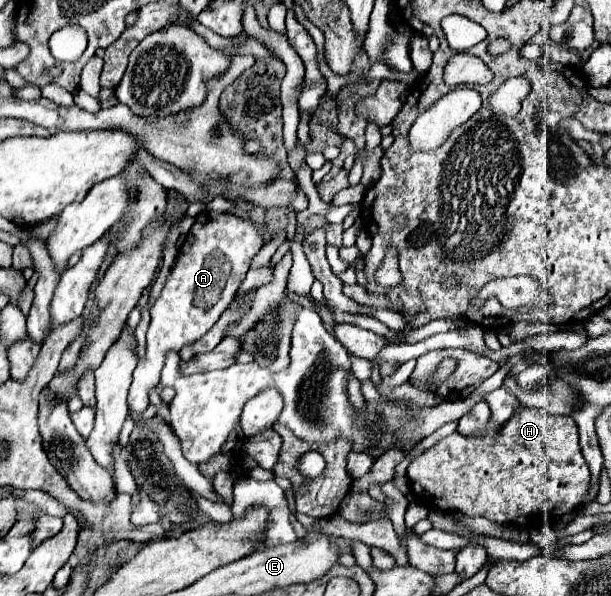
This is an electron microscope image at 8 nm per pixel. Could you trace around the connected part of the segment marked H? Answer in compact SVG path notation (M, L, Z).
M519 408L511 420L505 422L501 434L491 440L491 438L477 438L477 440L469 440L469 438L463 438L463 436L447 436L443 440L439 440L439 444L435 444L433 448L429 448L425 454L421 454L419 458L415 458L409 468L407 468L407 478L409 478L409 484L411 484L411 490L415 492L415 496L437 508L437 510L445 510L445 512L451 512L451 510L459 510L467 516L485 516L497 524L515 524L517 518L519 522L529 522L529 520L535 520L535 518L543 518L543 524L555 524L563 514L569 514L573 508L577 508L583 500L585 500L585 494L589 492L589 466L587 462L583 460L583 454L581 454L581 446L579 446L579 432L577 425L573 422L573 418L567 418L567 416L553 416L553 414L547 414L545 410L541 408Z

